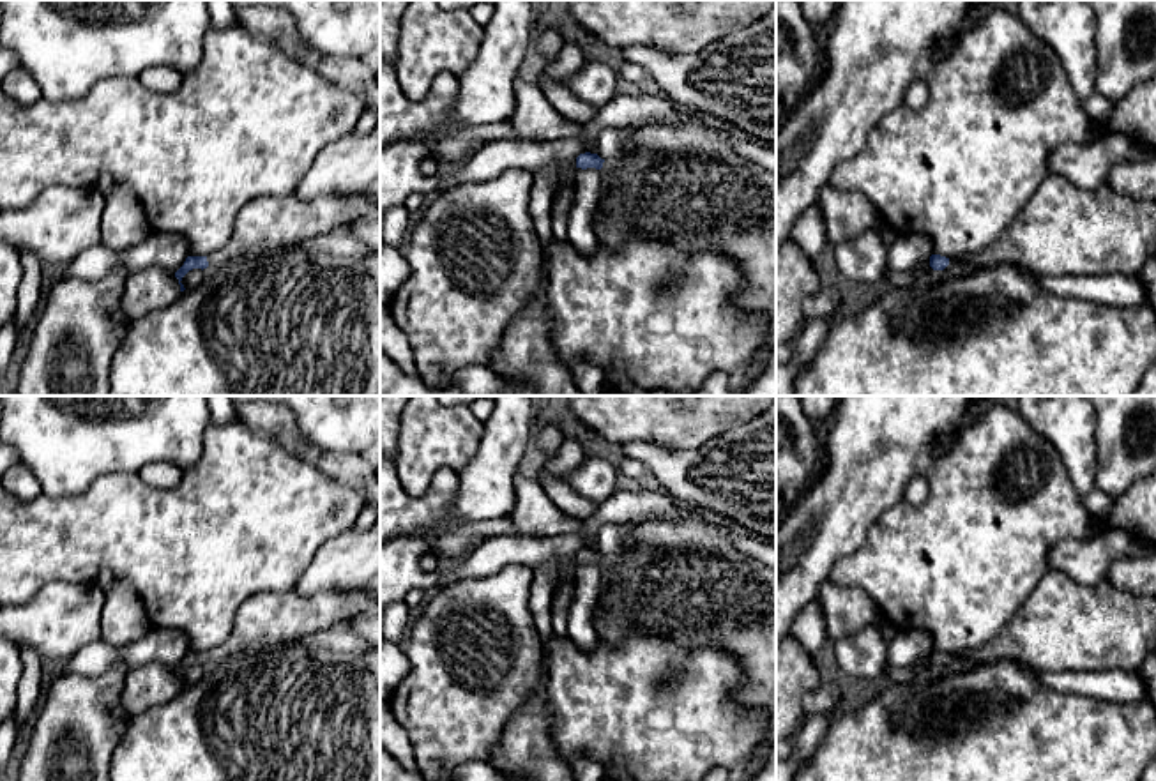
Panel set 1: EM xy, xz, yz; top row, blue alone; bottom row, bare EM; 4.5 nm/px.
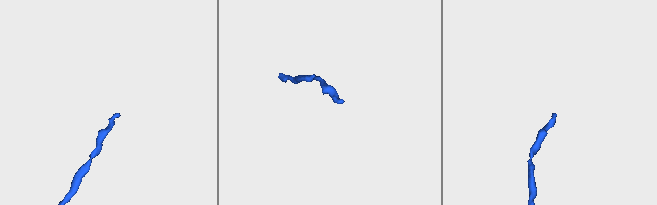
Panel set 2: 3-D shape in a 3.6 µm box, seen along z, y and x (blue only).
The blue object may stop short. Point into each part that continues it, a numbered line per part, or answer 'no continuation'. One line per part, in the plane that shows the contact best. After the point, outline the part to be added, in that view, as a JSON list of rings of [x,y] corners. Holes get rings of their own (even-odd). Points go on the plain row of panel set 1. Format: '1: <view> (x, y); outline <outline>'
1: xy (266, 619); outline [[[368,585],[352,592],[316,592],[309,597],[293,588],[249,595],[235,613],[230,636],[207,652],[209,663],[239,652],[290,643],[322,631],[341,629],[361,613],[375,610]]]

